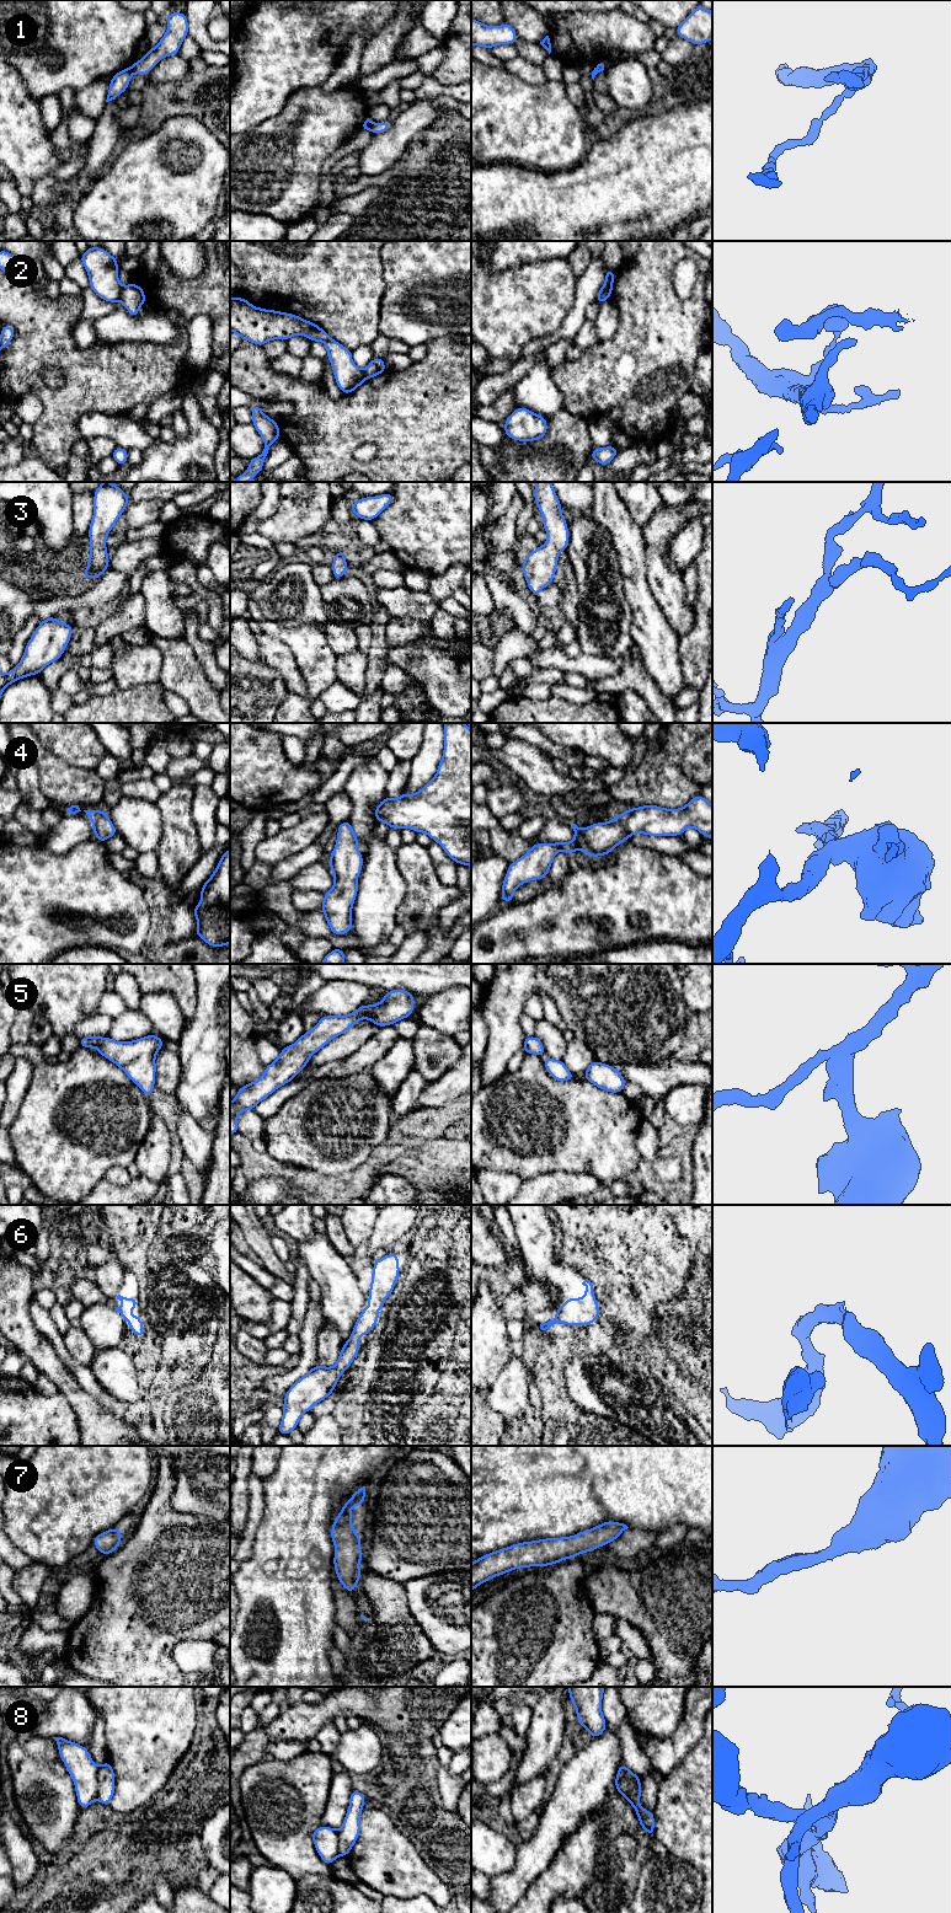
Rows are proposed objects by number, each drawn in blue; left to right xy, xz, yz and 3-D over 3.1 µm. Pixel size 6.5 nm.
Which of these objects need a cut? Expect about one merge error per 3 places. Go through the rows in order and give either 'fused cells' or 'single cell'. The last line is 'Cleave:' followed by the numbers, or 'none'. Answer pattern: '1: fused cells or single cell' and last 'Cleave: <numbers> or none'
1: fused cells
2: fused cells
3: single cell
4: single cell
5: single cell
6: single cell
7: single cell
8: fused cells
Cleave: 1, 2, 8

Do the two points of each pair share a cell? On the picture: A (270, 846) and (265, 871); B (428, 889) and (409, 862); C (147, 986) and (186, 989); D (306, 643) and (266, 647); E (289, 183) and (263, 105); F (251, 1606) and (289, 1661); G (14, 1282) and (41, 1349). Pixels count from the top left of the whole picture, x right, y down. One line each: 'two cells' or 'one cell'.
A: two cells
B: one cell
C: one cell
D: two cells
E: two cells
F: one cell
G: one cell

